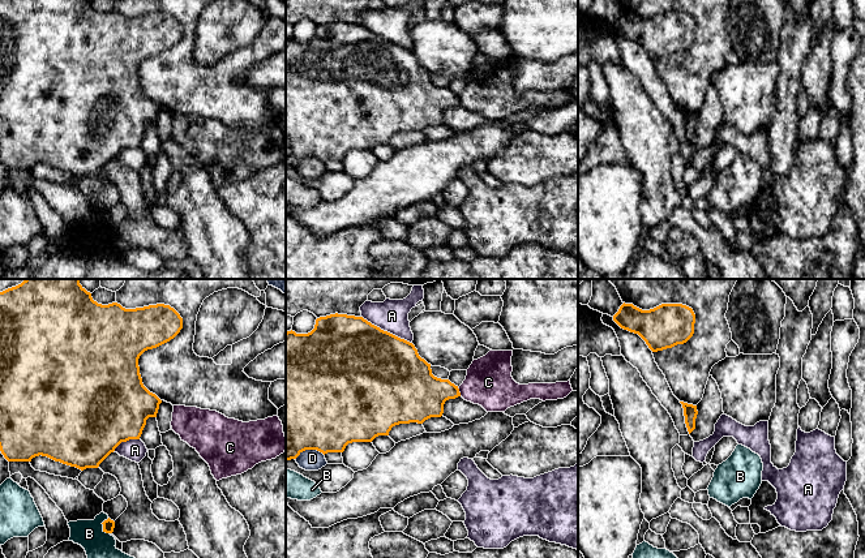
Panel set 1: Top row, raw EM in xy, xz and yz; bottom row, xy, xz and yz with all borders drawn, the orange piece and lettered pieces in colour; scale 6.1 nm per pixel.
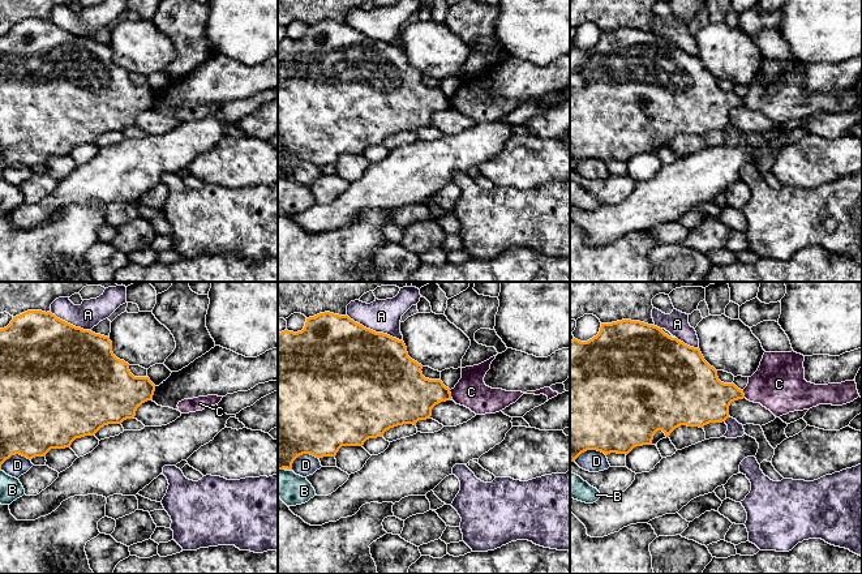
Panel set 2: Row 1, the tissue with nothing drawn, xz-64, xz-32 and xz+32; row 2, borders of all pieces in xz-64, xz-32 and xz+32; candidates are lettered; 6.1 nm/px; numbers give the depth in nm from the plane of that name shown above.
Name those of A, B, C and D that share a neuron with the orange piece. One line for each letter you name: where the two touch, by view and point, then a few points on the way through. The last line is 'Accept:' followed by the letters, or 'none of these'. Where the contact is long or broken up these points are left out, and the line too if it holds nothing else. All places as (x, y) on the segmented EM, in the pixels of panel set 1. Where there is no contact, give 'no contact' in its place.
Accept: none of these

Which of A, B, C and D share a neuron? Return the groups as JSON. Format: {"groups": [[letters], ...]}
{"groups": [["A"], ["B"], ["C"], ["D"]]}

